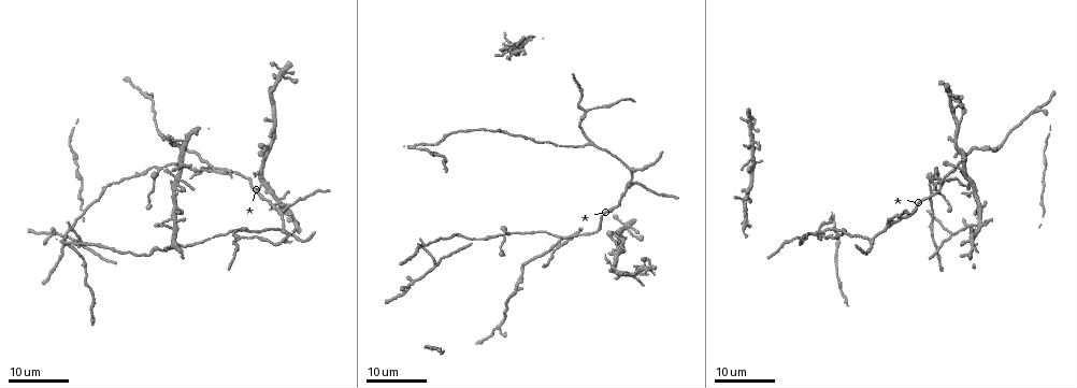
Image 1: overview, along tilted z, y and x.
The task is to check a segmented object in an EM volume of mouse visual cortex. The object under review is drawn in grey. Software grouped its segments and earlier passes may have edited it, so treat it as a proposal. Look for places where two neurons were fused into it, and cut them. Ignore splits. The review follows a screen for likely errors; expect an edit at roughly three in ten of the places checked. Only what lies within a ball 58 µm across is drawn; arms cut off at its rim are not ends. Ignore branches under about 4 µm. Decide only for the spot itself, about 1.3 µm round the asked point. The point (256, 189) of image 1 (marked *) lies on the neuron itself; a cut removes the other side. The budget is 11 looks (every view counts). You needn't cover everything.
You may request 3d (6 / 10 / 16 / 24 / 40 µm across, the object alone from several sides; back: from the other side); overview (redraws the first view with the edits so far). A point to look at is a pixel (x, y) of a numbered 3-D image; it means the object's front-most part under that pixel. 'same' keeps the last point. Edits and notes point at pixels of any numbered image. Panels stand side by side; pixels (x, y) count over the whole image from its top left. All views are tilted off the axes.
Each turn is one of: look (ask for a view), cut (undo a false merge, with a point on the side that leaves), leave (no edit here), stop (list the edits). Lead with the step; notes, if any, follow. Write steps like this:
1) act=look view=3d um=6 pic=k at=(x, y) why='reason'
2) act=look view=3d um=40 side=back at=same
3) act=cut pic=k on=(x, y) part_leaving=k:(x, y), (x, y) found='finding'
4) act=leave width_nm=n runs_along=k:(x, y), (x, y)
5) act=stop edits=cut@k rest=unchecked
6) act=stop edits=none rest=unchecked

act=look view=3d um=24 pic=1 at=(872, 239) why='three arms meet'

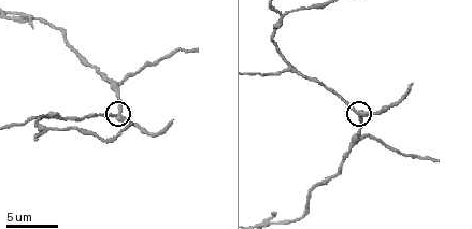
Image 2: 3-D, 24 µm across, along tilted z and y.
act=look view=3d um=10 pic=2 at=(359, 113)

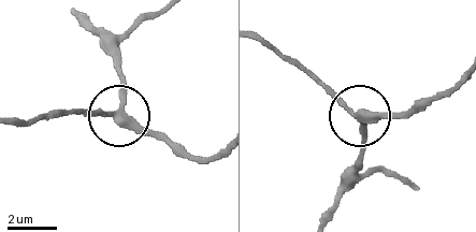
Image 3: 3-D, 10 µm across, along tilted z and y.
act=leave side_arm_um=7 found='continuous, no second neuron'

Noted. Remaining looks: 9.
act=look view=3d um=10 pic=2 at=(51, 115) why='side arm on a straight run'

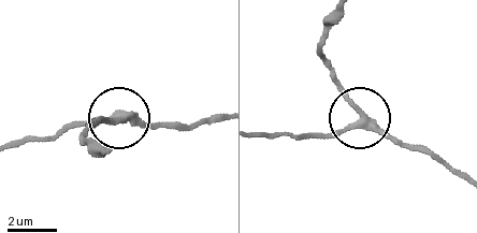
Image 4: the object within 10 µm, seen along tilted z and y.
act=leave runs_along=4:(219, 118), (135, 126), (116, 117), (86, 124) found='one neuron here'

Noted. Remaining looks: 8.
act=look view=3d um=16 pic=2 at=(48, 128) why='three arms meet'

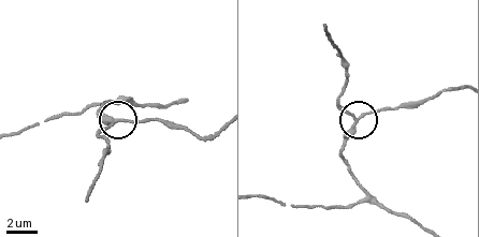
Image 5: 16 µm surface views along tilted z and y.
act=leave width_nm=160 runs_along=5:(411, 221), (381, 207), (343, 153), (358, 120), (406, 107) found='all the same neuron'

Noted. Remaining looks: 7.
act=look view=3d um=16 pic=1 at=(158, 170) why='three arms meet'

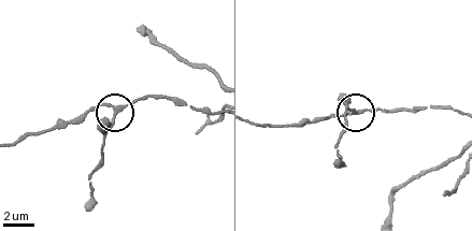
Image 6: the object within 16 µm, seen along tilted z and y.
act=look view=3d um=10 pic=6 at=(114, 107) why='zoom in'

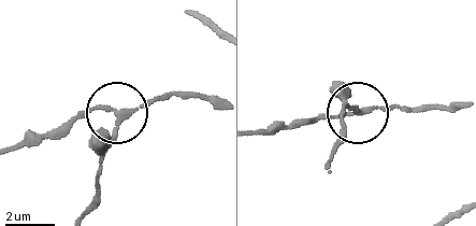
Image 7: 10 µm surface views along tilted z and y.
act=leave width_nm=180 runs_along=7:(218, 109), (169, 92), (121, 112), (98, 177) found='all the same neuron'

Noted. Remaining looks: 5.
act=look view=3d um=24 pic=1 at=(67, 241) why='side arm on a straight run'

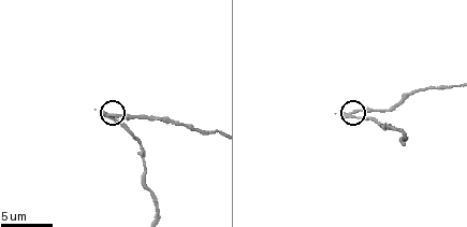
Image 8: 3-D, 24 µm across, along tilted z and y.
act=look view=3d um=10 pic=8 at=(113, 114)

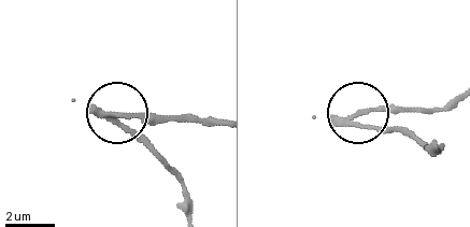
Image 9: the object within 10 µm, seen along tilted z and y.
act=cut pic=9 on=(131, 129) arms=3 part_leaving=9:(101, 113), (124, 125), (172, 172), (186, 214) found='a second neuron is stuck on'

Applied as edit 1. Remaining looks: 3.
act=stop edits=cut@9 rest=unchecked

